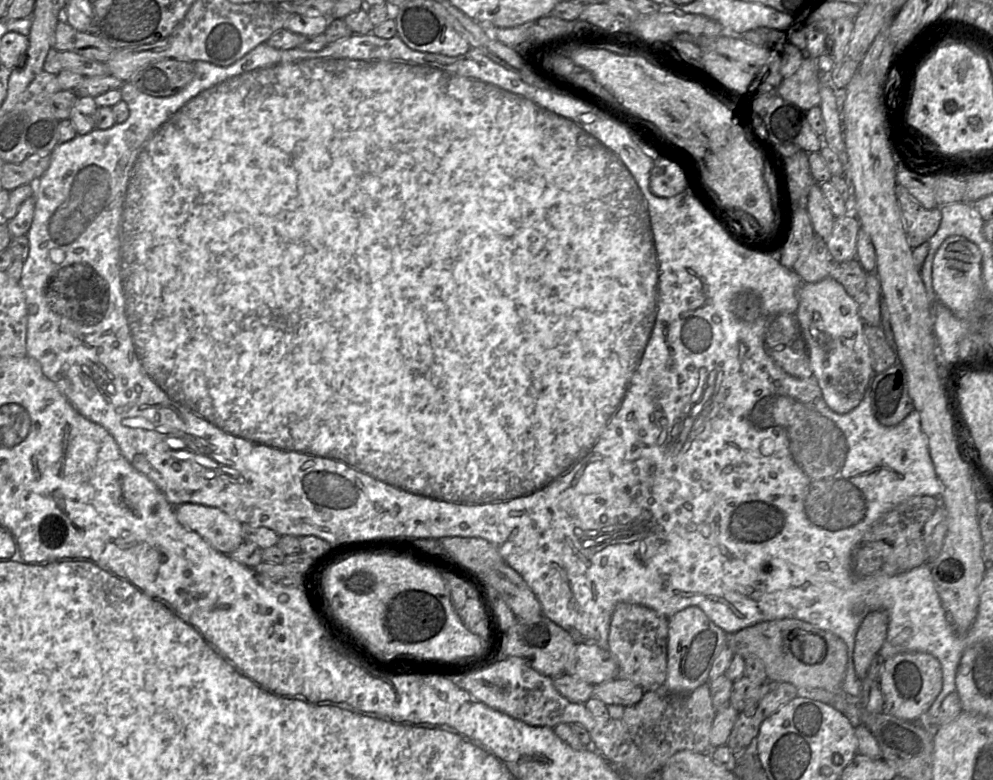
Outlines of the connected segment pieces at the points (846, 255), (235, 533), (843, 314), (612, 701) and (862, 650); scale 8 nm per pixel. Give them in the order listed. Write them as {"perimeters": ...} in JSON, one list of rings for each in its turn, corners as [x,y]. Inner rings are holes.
{"perimeters":[[[[854,213],[835,218],[830,237],[825,240],[833,258],[844,262],[856,258],[856,242],[860,222]]],[[[196,503],[173,506],[182,526],[223,554],[230,554],[244,541],[243,524],[218,508]]],[[[833,278],[803,283],[798,290],[798,300],[795,315],[807,346],[812,375],[827,406],[838,414],[848,413],[859,405],[876,374],[858,305]]],[[[616,678],[594,685],[592,697],[600,699],[607,706],[621,705],[623,707],[629,707],[638,703],[644,692],[643,688],[634,682]]],[[[871,611],[856,633],[853,659],[856,675],[860,680],[867,677],[873,658],[885,642],[888,622],[889,617],[885,611]]]]}

